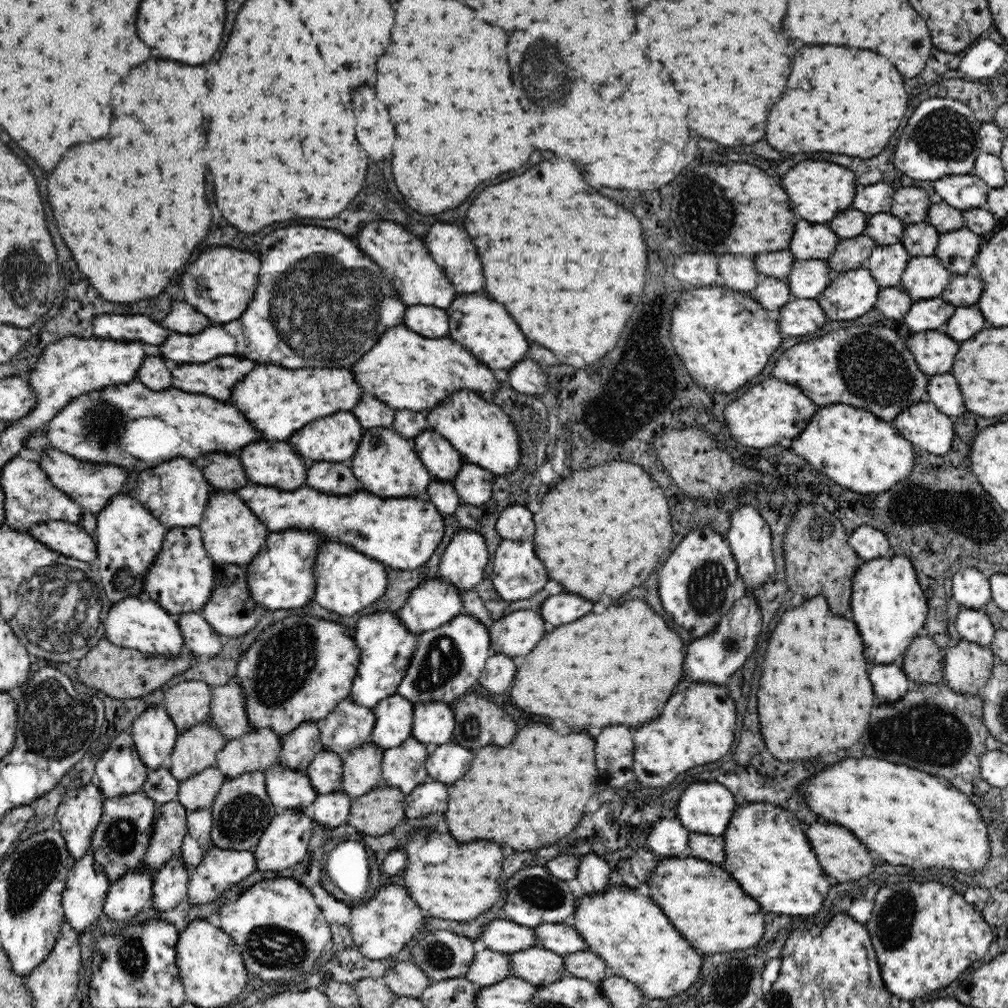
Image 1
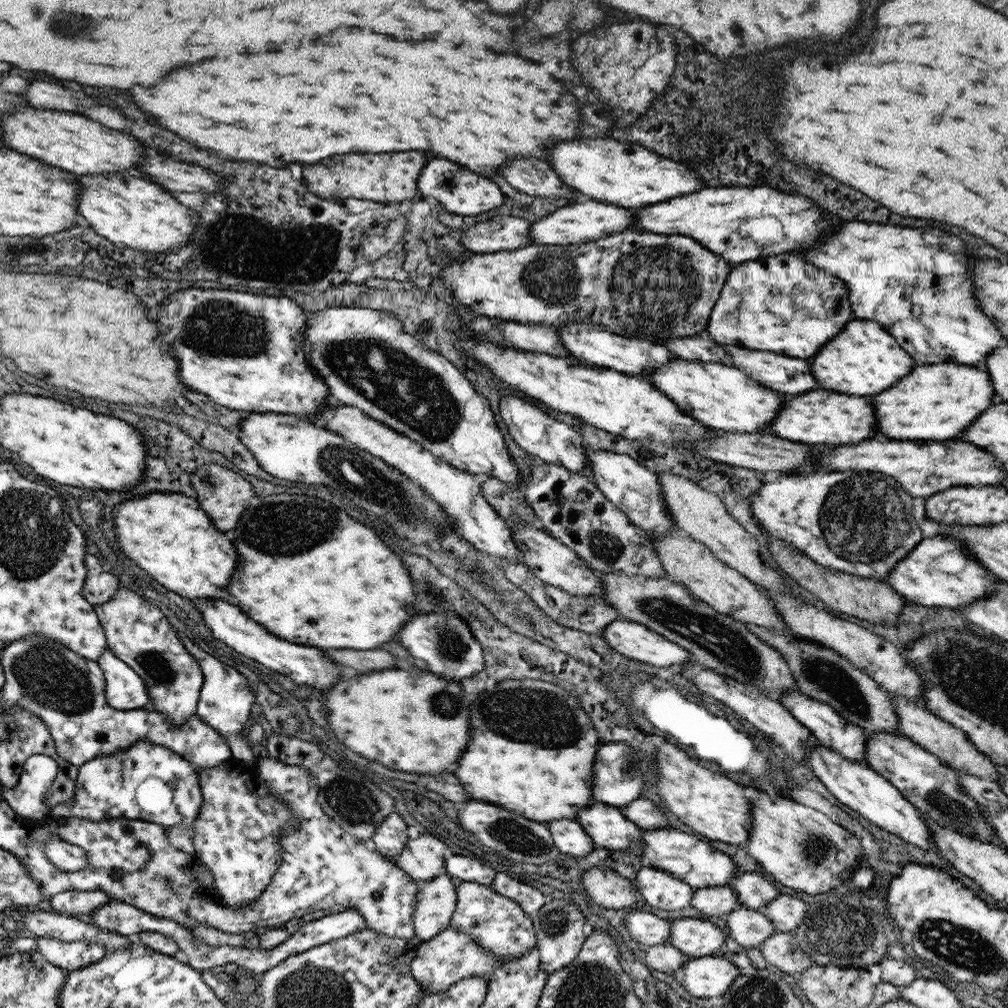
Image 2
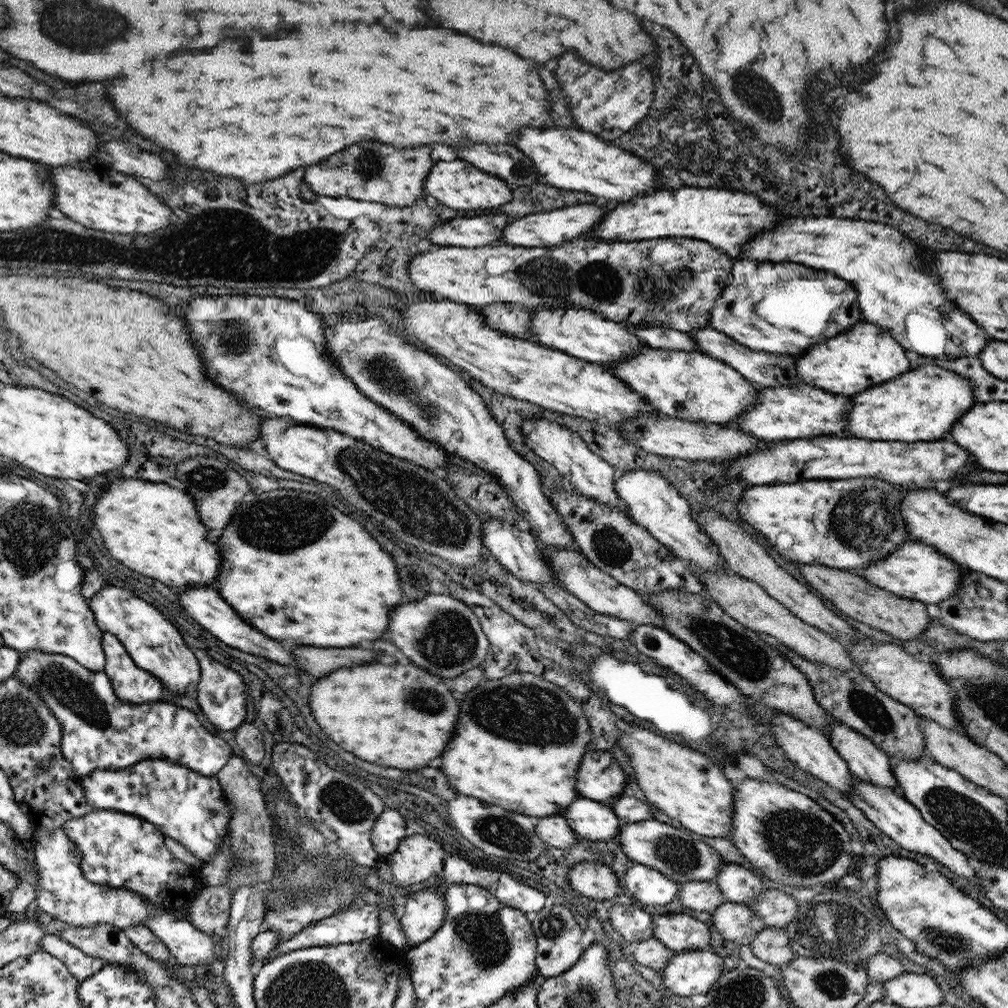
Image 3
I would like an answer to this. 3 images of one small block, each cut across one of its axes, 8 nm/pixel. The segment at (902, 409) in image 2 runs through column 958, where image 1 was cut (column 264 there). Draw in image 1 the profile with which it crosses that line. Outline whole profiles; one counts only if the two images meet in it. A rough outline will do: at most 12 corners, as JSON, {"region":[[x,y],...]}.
{"region":[[258,364],[230,403],[270,440],[364,396],[344,368]]}

